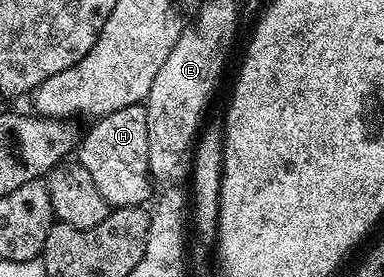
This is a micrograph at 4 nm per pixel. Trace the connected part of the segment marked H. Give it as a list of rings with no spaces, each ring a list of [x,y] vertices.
[[[144,104],[128,105],[96,118],[89,130],[84,130],[75,150],[76,160],[87,167],[99,195],[110,207],[144,206],[149,197],[149,164],[147,163],[147,111]]]

